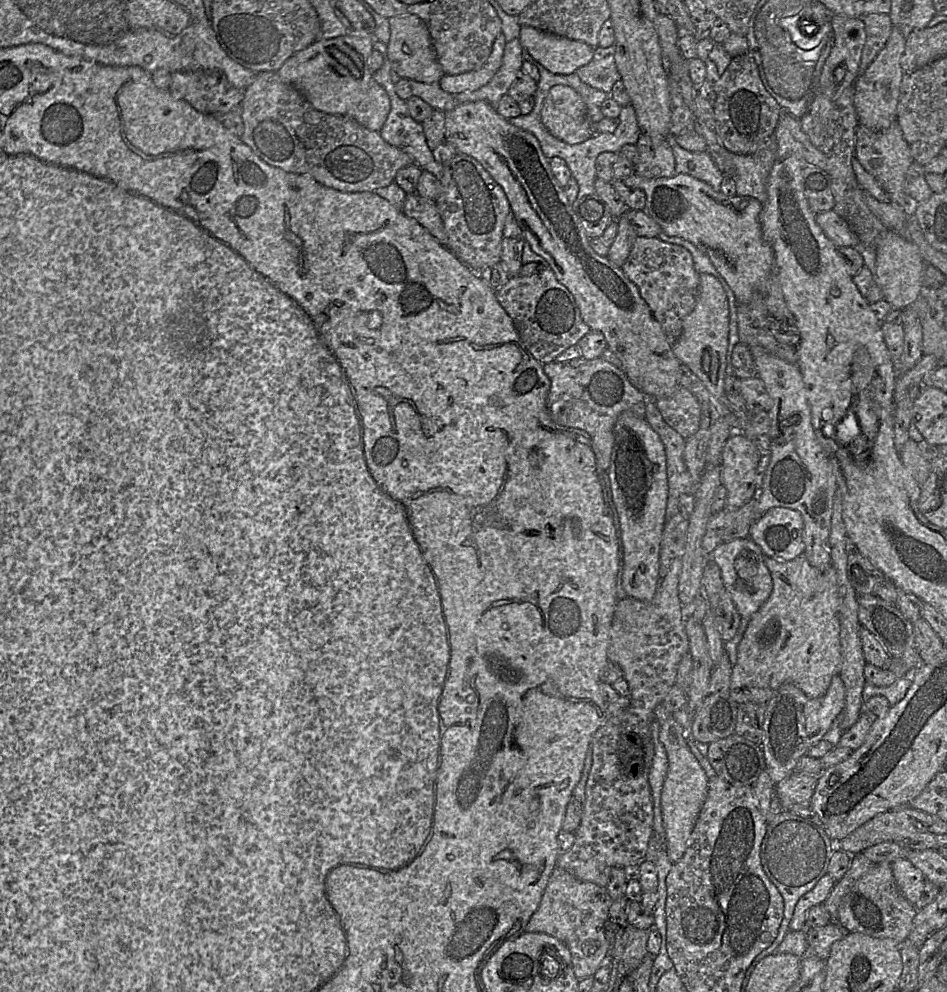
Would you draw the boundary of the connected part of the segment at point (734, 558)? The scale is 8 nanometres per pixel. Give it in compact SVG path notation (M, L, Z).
M750 538L722 543L711 557L721 570L724 587L742 618L750 618L768 600L773 590L769 570L763 560L763 552Z

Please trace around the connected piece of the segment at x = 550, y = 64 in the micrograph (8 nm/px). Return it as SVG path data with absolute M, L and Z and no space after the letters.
M522 26L519 40L537 62L555 75L569 75L587 65L595 48L582 42L557 36L531 26Z

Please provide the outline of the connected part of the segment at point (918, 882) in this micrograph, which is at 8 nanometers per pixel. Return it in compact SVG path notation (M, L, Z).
M898 858L891 863L893 877L903 896L914 905L921 897L926 879L907 858Z

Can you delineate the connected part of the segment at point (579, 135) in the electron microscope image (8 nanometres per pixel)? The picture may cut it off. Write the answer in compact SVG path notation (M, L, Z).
M553 86L544 100L541 121L548 132L568 145L577 145L593 136L587 107L571 87Z

